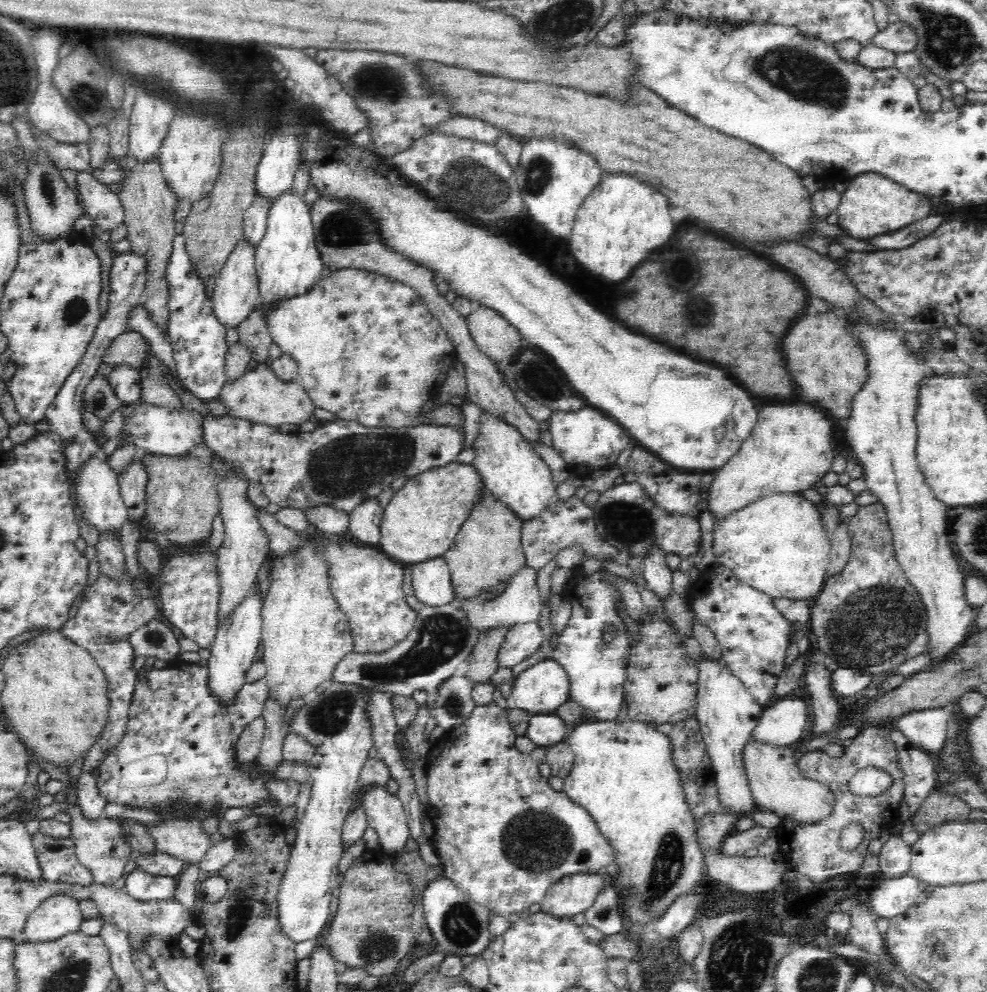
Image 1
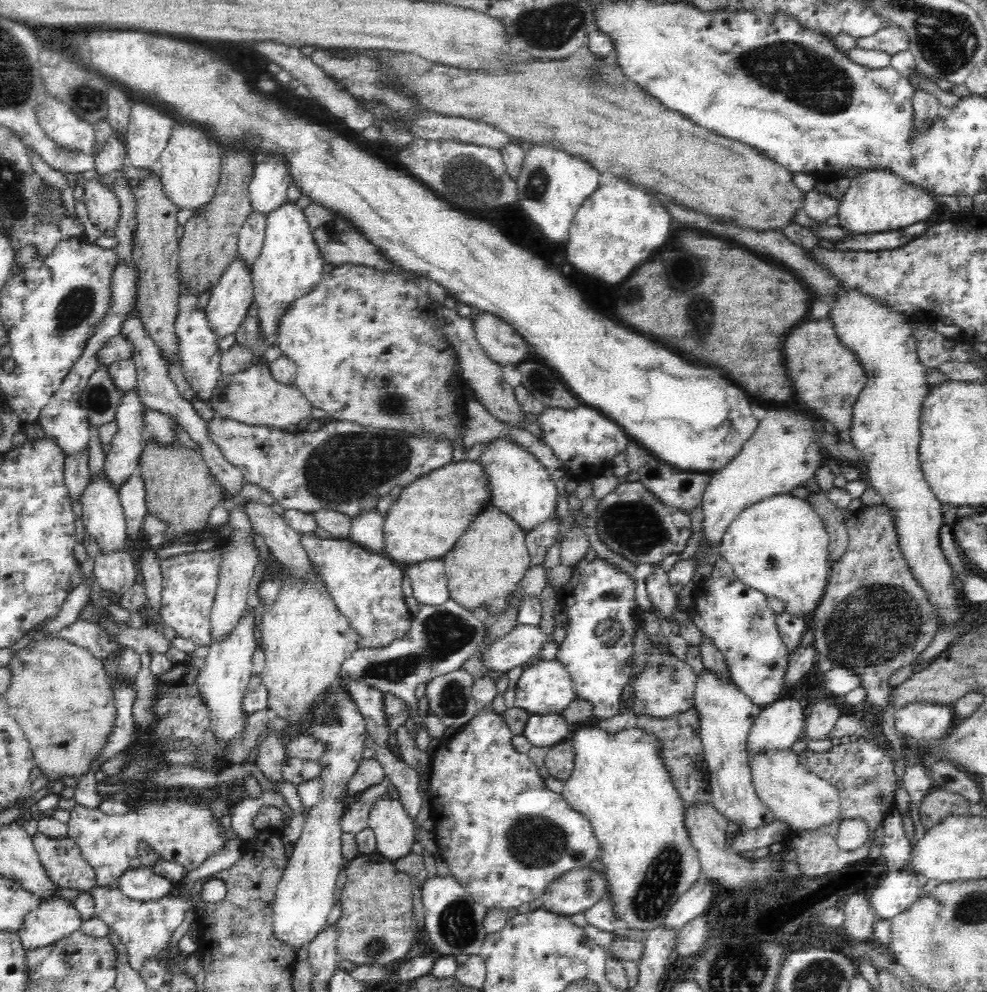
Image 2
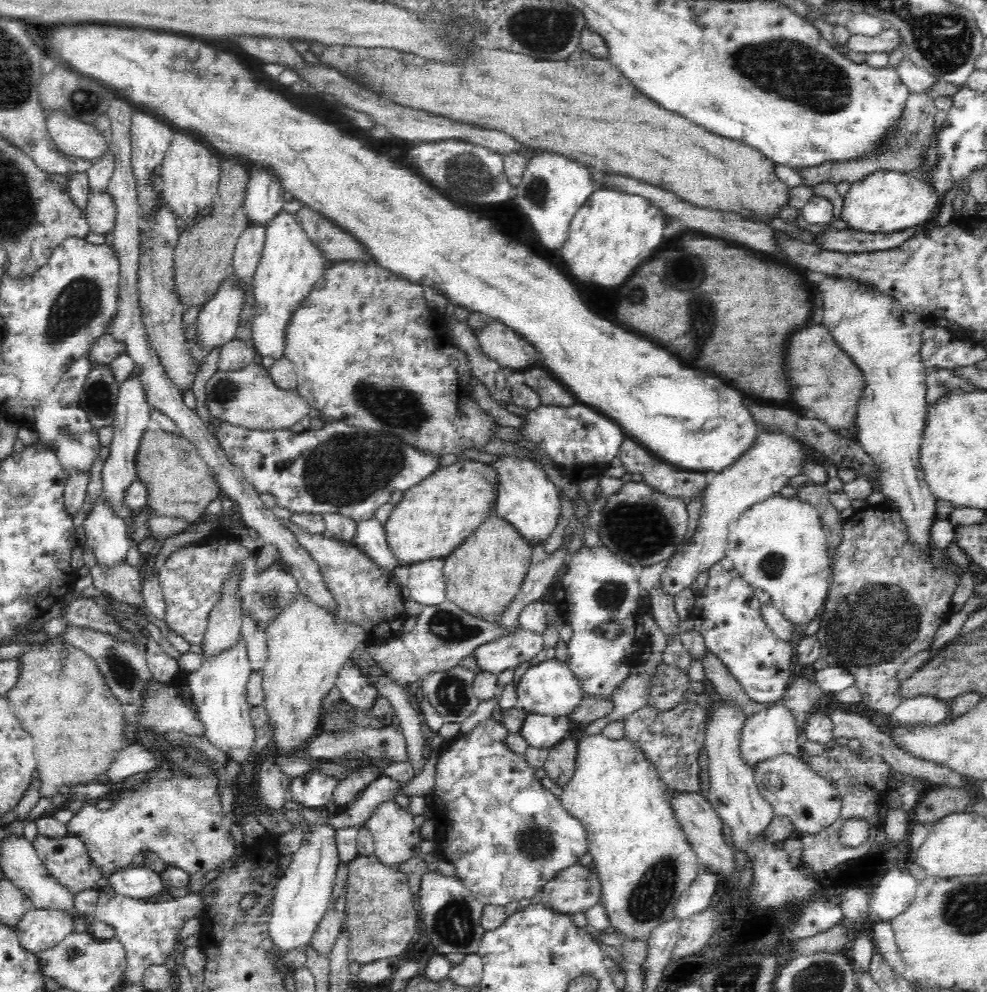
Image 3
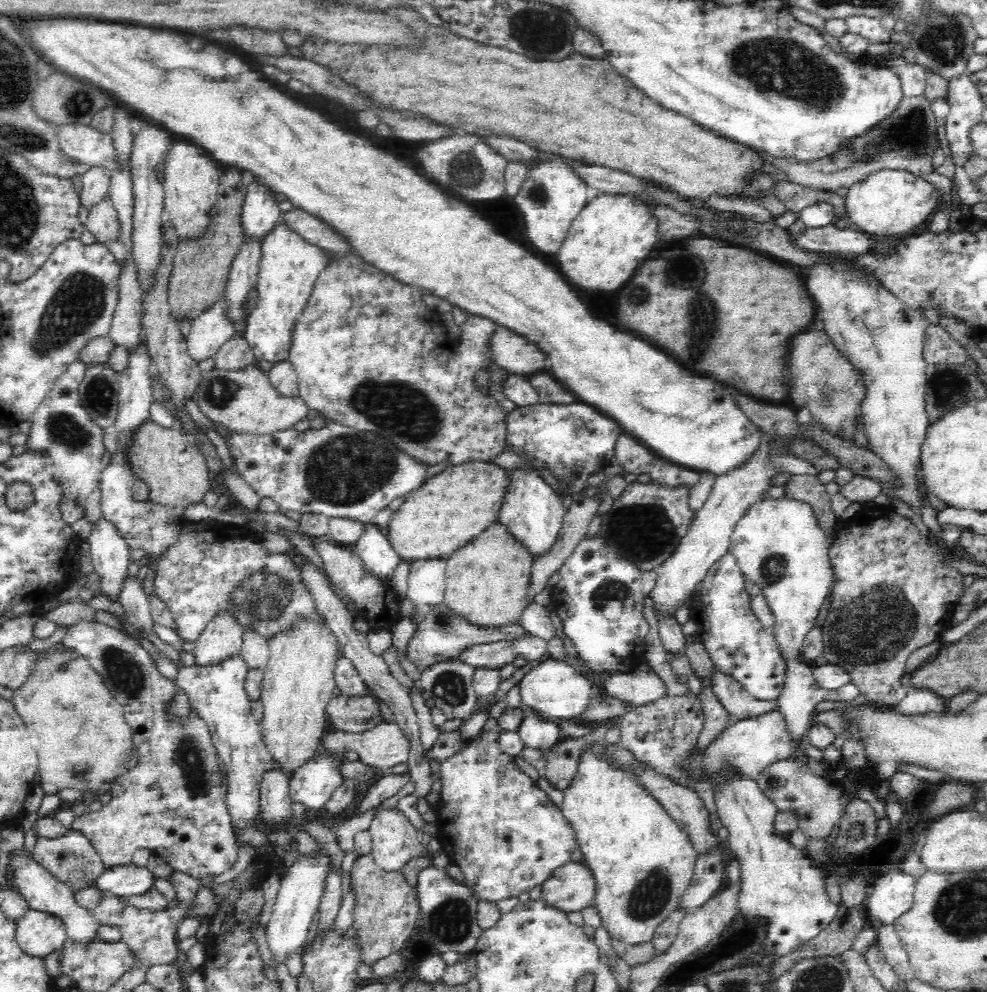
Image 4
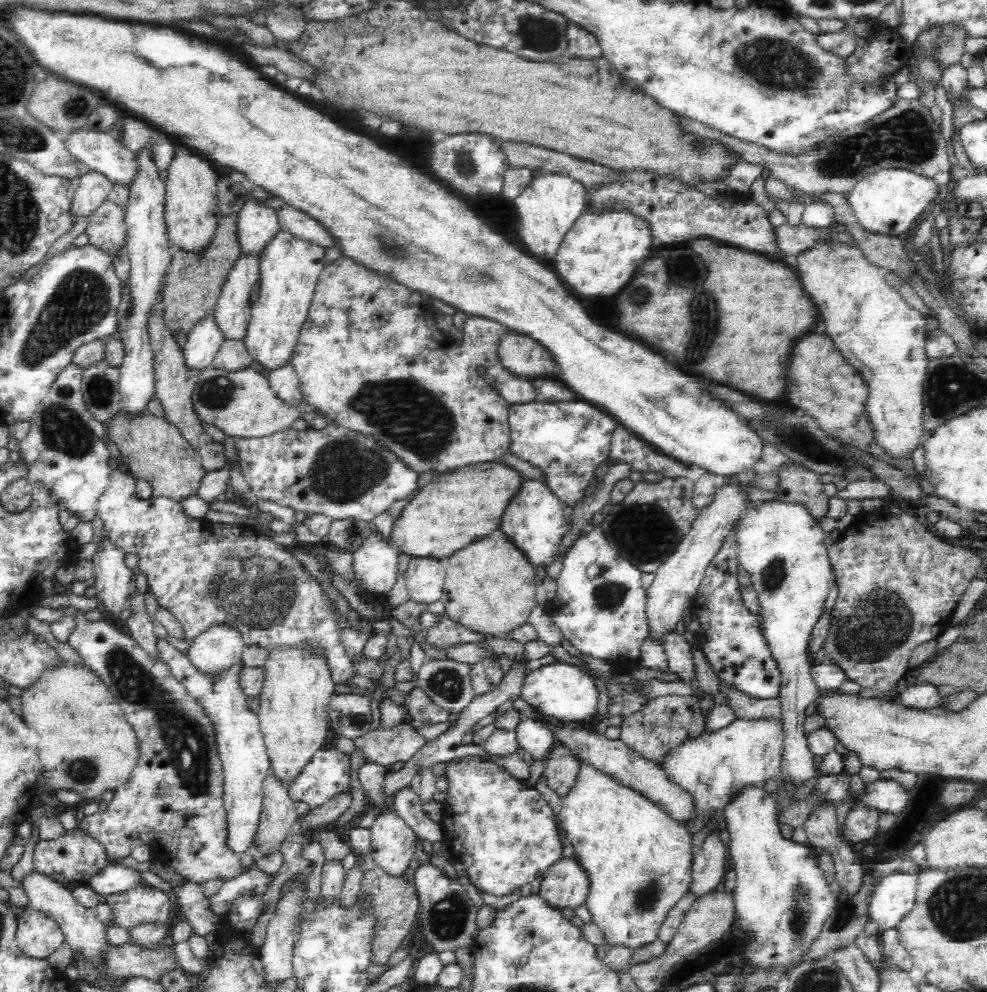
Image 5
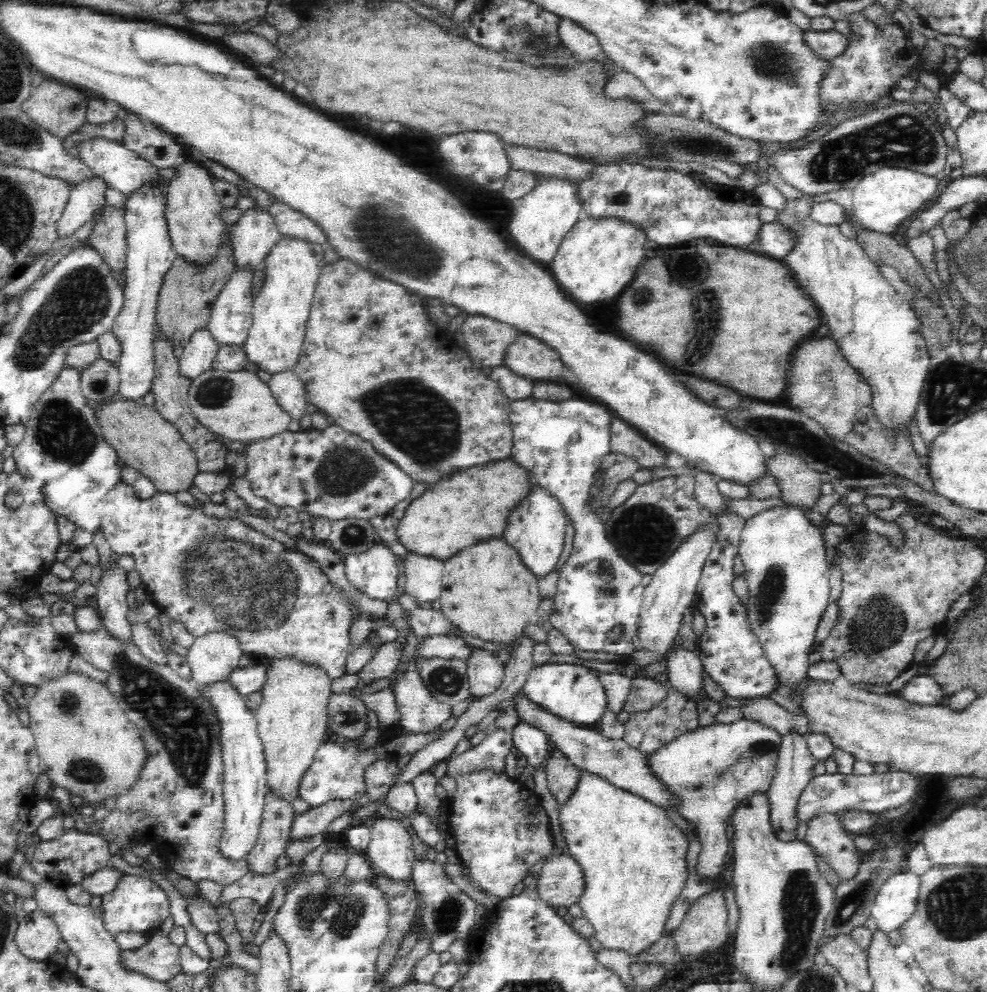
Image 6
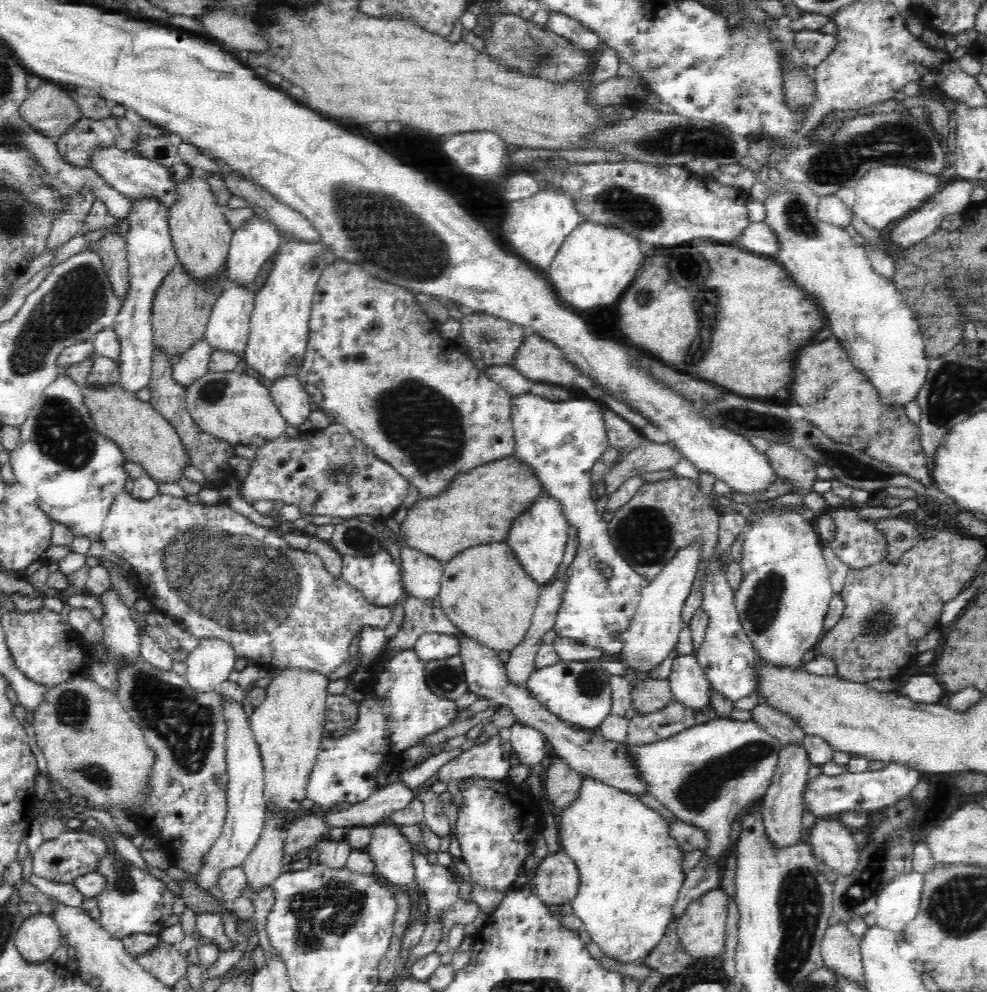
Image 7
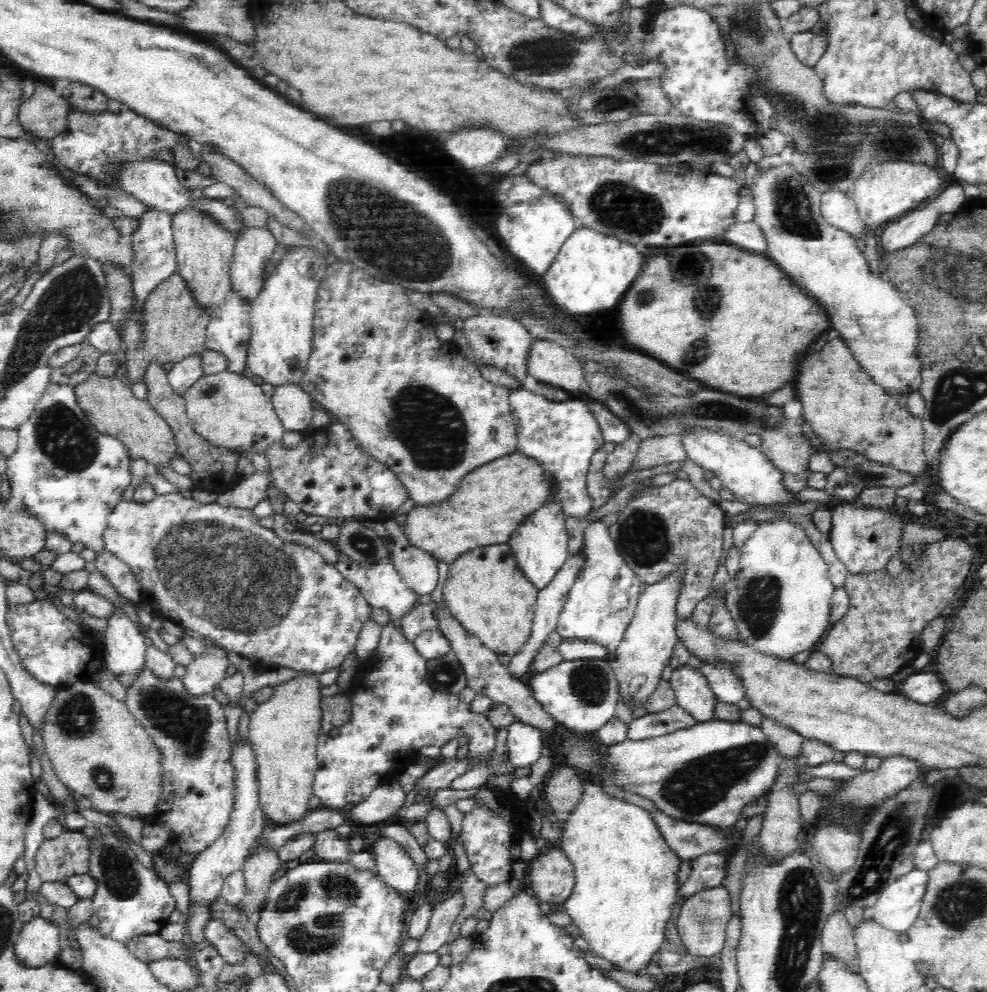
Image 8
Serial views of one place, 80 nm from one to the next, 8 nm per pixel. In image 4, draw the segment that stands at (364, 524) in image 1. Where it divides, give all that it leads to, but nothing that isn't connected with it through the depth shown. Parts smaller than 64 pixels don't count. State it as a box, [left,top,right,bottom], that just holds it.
[353,522,401,582]

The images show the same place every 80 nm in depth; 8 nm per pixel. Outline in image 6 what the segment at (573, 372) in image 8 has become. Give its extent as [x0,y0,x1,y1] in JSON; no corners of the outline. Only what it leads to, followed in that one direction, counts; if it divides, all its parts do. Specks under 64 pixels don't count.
[503,334,567,382]

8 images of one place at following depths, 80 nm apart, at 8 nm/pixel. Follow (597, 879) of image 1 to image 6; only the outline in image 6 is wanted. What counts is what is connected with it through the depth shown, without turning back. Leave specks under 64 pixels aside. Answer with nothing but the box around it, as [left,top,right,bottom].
[537,852,584,909]

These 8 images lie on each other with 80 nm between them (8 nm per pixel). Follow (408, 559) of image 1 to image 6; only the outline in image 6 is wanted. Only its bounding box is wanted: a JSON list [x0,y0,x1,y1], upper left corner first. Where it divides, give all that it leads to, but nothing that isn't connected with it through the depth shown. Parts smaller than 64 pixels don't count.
[396,457,533,561]

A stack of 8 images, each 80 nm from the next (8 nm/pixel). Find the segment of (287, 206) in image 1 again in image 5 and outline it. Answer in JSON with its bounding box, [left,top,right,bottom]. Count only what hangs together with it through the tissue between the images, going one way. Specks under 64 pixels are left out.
[243,230,327,370]

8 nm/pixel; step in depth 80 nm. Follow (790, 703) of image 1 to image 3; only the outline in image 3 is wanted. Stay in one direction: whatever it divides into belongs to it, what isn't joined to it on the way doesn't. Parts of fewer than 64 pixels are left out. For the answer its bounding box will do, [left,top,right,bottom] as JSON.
[741,702,805,766]

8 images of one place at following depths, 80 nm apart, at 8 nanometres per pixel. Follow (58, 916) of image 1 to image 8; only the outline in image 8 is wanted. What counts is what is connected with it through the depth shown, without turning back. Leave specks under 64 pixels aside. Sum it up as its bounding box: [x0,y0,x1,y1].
[15,916,60,968]

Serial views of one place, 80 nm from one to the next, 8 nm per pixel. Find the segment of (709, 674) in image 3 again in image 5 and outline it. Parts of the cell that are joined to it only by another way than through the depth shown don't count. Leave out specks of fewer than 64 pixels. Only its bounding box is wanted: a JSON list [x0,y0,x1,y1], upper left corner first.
[720,681,781,720]

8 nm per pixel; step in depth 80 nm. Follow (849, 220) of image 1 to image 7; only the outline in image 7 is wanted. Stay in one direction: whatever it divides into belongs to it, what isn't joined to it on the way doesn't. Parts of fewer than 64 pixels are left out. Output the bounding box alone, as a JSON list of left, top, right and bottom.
[852,166,940,230]

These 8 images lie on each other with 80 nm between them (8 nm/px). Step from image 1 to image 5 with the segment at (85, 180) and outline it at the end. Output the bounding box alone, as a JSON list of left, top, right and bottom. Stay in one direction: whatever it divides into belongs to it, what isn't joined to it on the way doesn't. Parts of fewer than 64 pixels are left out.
[87,199,127,256]

